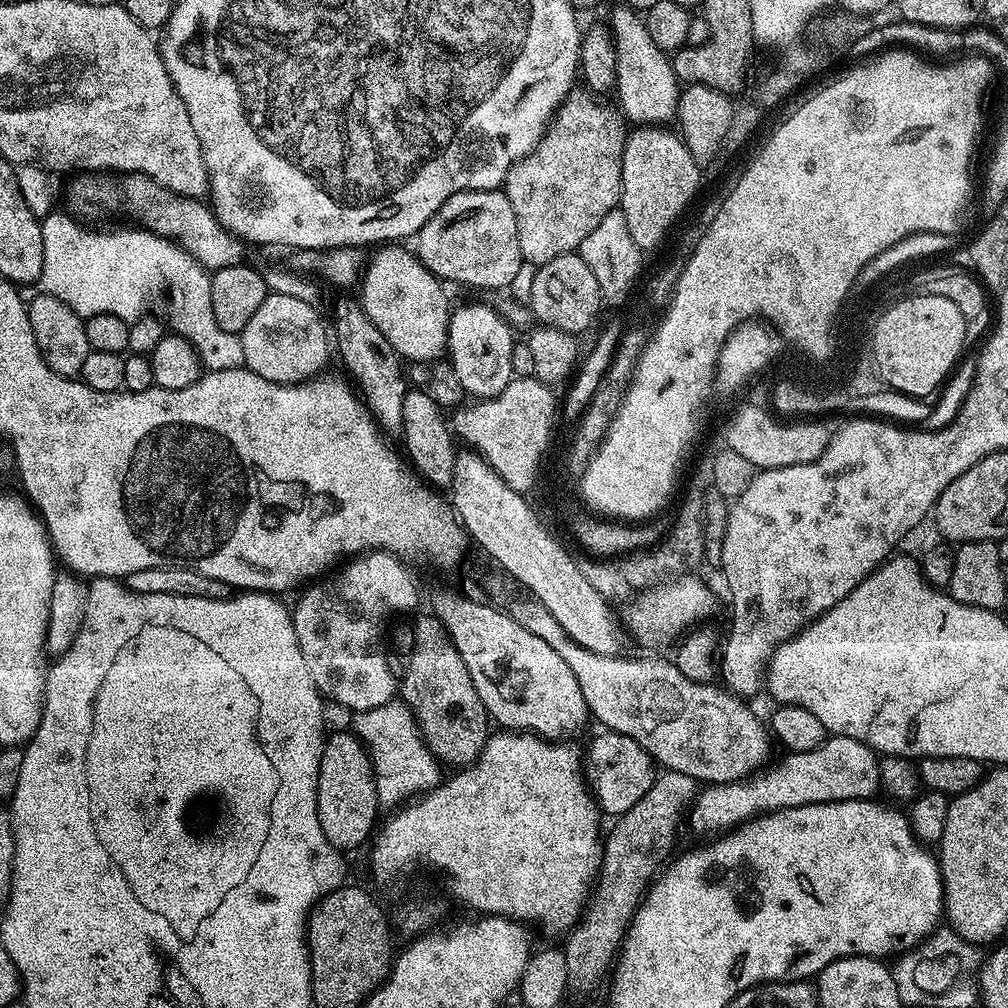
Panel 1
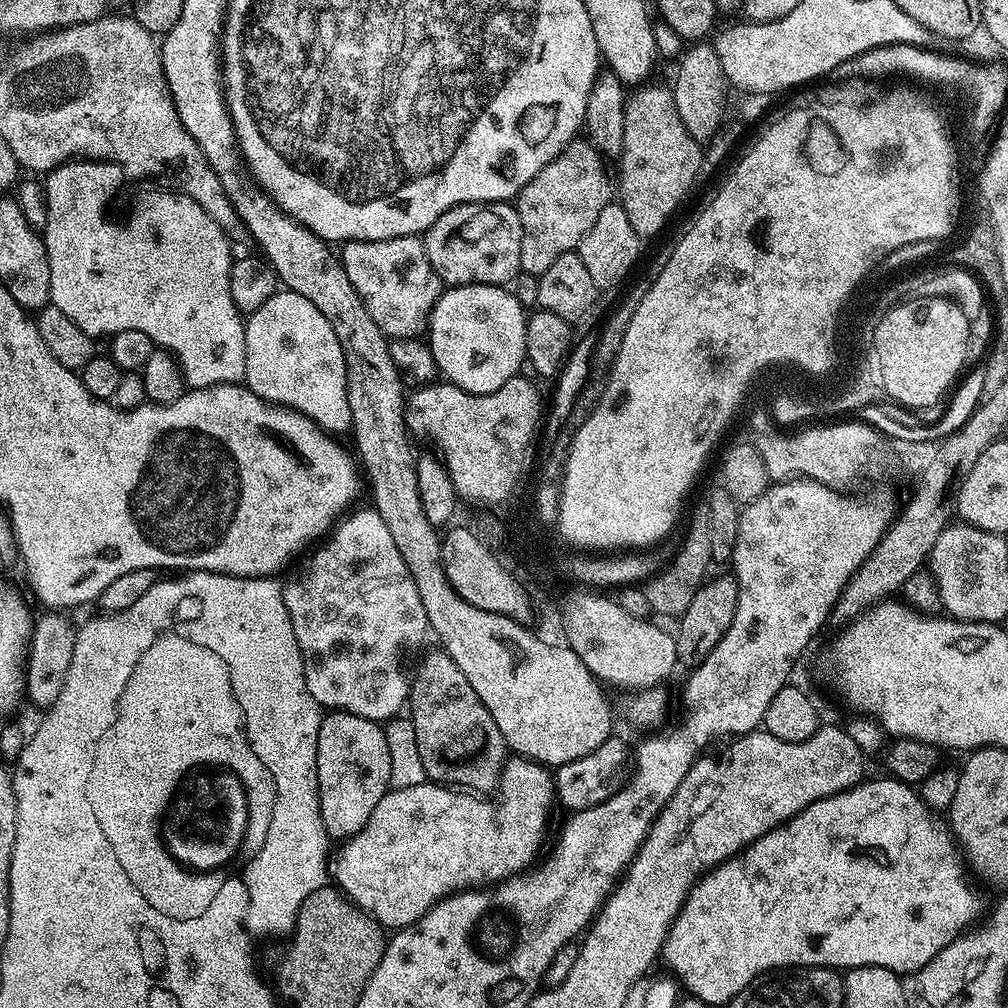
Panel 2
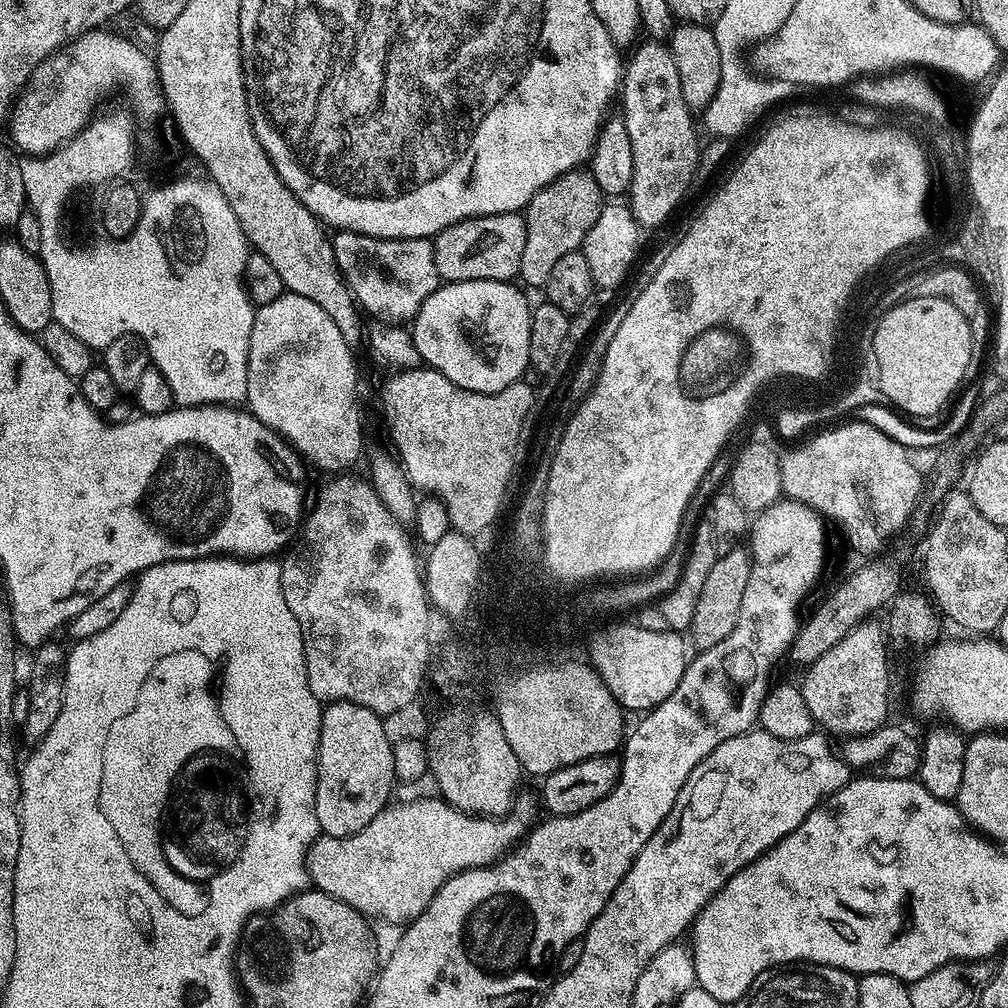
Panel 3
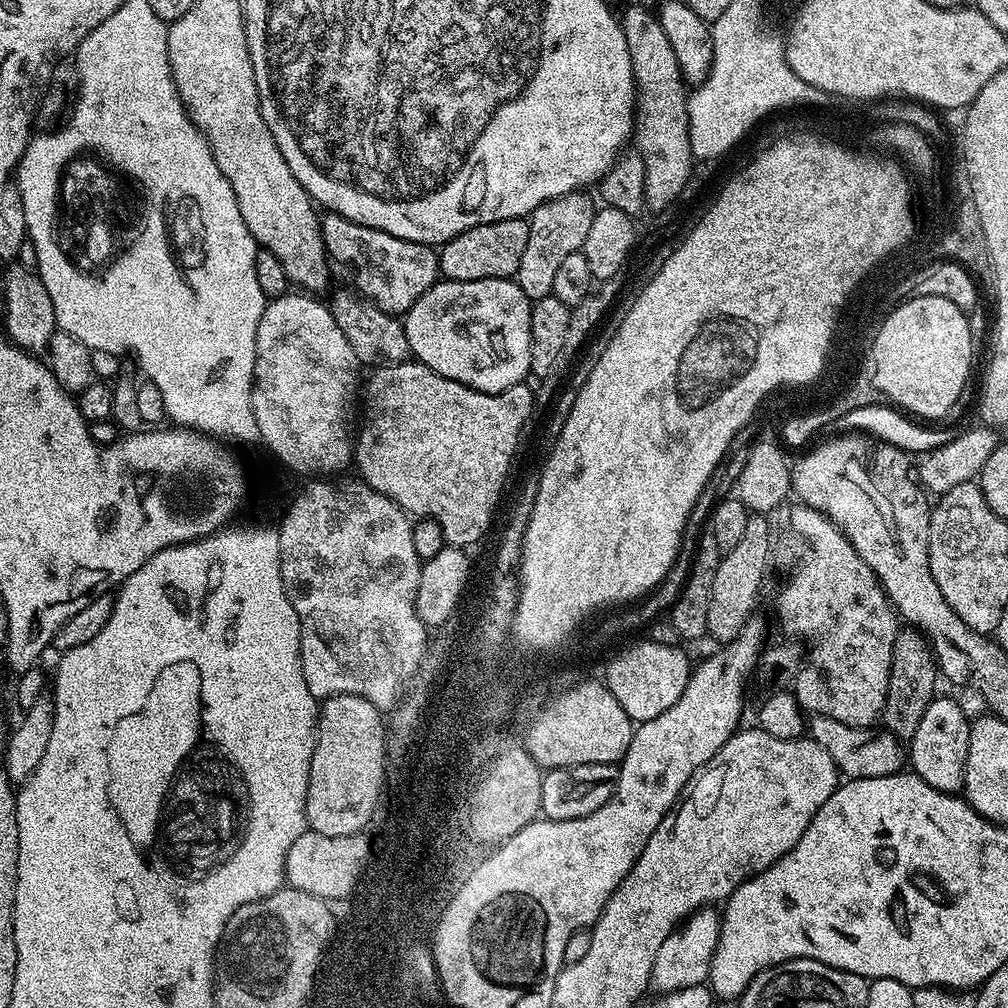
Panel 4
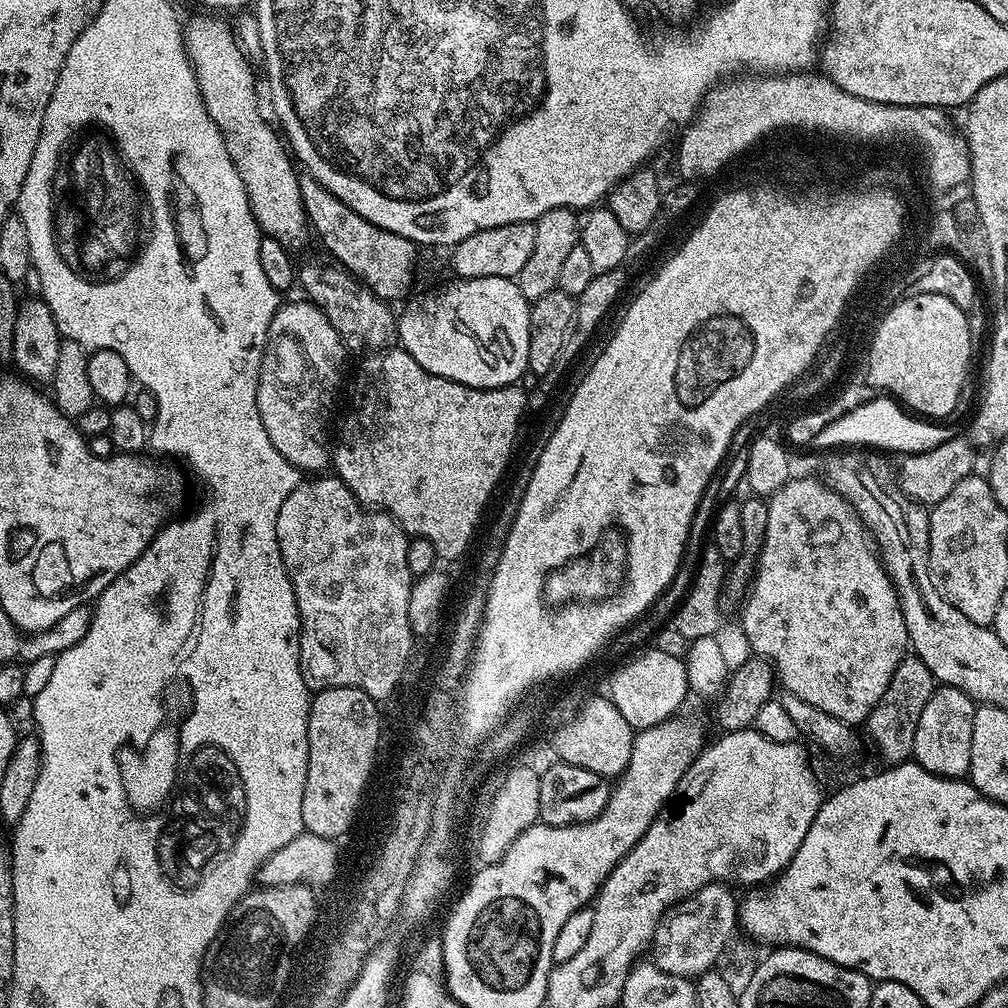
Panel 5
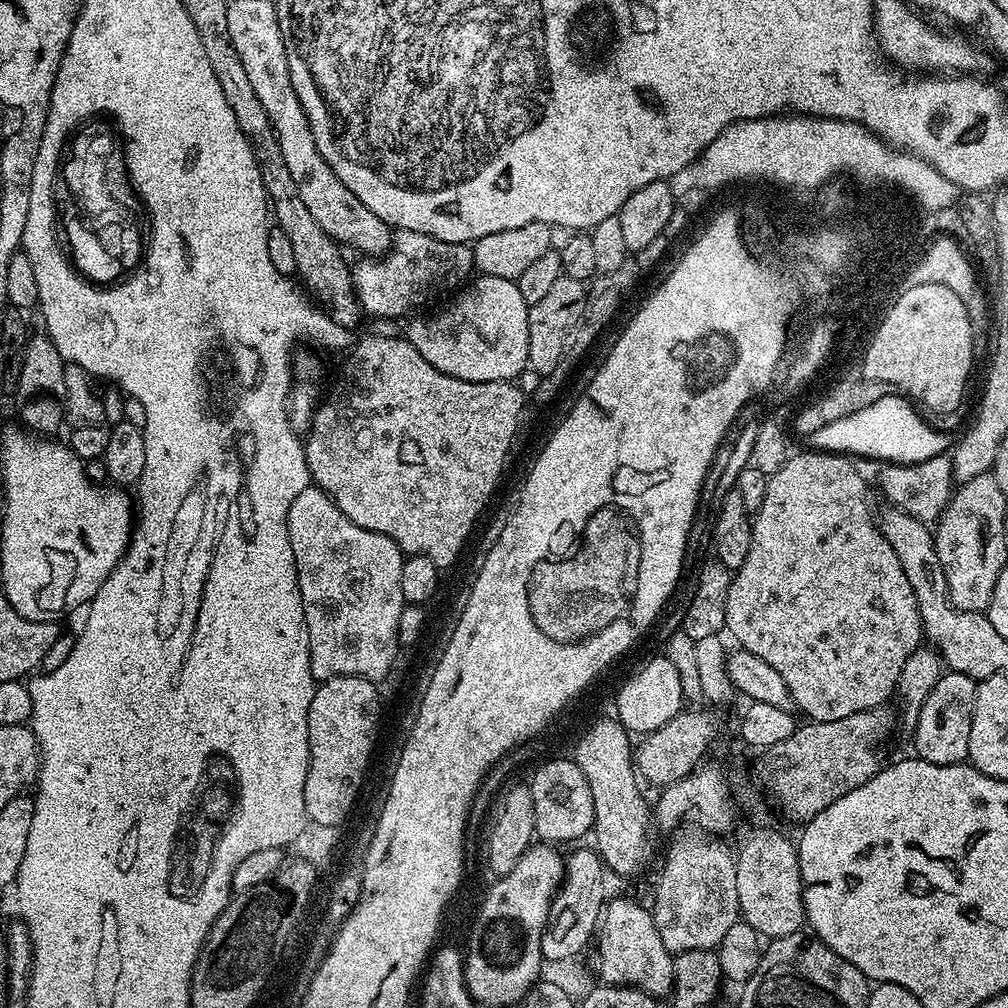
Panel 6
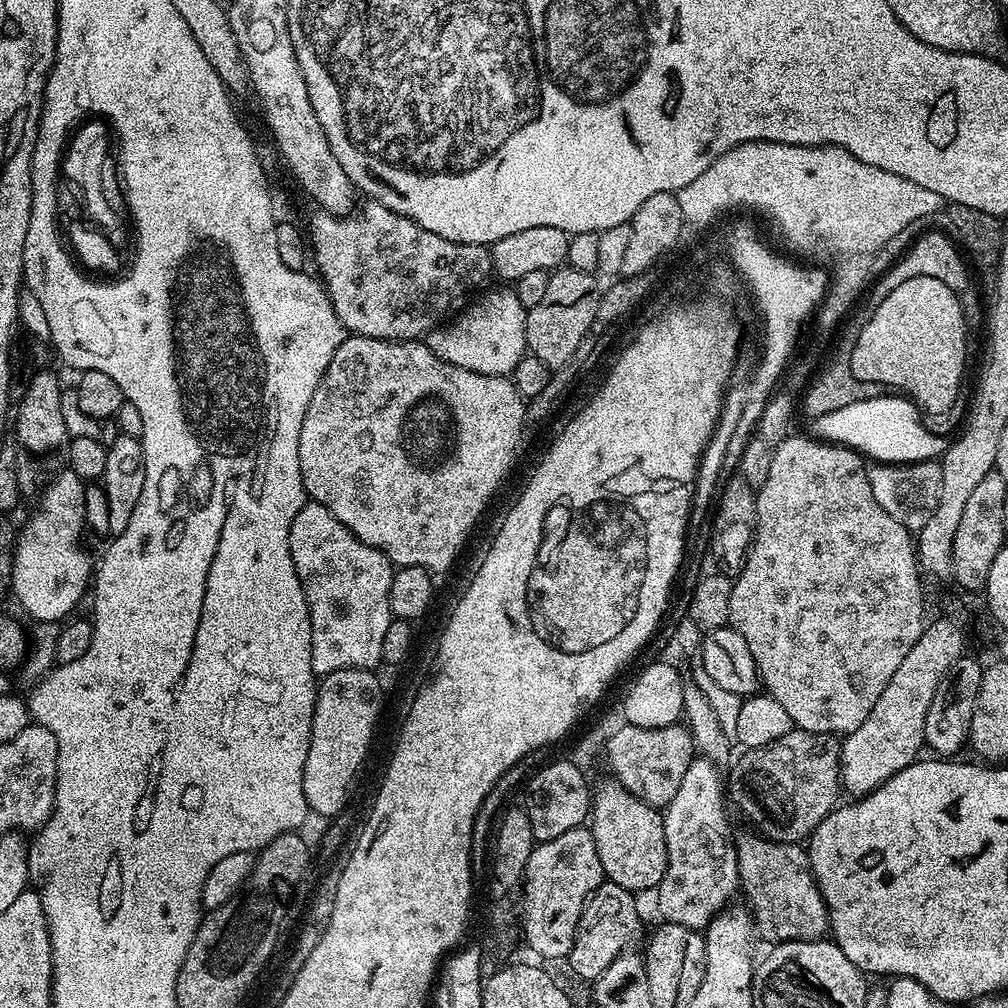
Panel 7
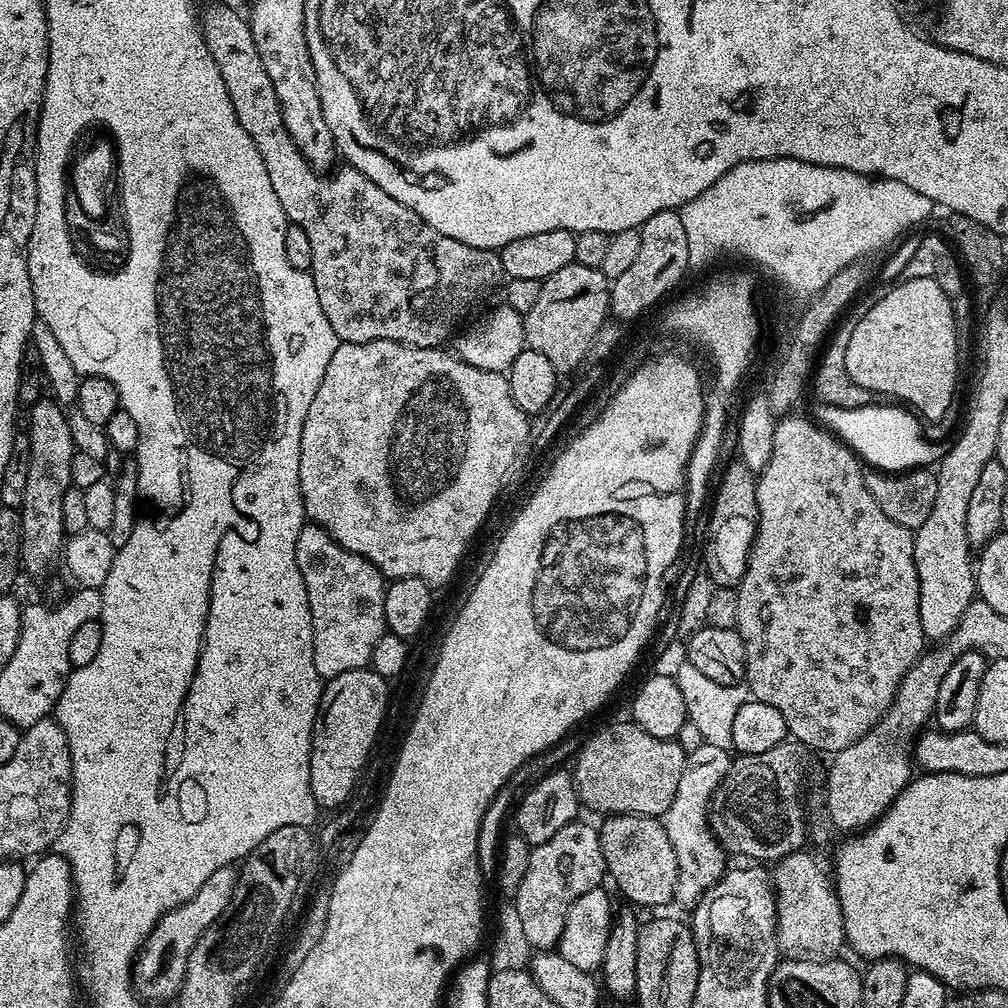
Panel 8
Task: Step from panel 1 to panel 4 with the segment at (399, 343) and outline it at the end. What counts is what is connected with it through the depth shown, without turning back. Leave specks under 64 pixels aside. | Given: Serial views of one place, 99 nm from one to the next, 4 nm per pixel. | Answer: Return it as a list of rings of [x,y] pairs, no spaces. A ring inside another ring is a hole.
[[[335,214],[320,216],[320,237],[329,257],[345,264],[356,275],[356,288],[363,299],[377,304],[394,317],[408,313],[440,276],[440,258],[435,247],[394,238],[382,230],[350,222]]]

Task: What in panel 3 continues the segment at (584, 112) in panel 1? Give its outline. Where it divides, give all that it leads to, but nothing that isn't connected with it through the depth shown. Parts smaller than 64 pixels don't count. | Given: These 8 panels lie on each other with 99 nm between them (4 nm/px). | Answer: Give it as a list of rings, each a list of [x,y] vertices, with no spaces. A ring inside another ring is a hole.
[[[588,170],[563,172],[542,190],[538,190],[522,212],[526,226],[526,246],[522,249],[519,279],[525,280],[536,290],[543,289],[556,263],[583,245],[586,234],[590,234],[590,226],[598,222],[601,207],[600,187]]]

